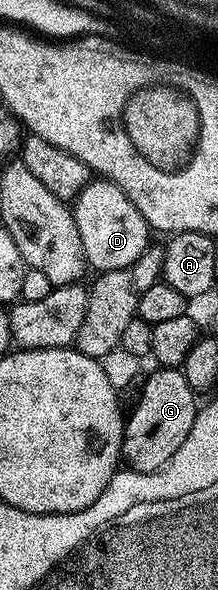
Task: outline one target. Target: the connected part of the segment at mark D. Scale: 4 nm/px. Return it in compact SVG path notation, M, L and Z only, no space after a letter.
M89 181L85 189L76 196L74 216L78 223L78 235L82 235L84 257L93 270L129 269L150 244L150 230L146 219L113 181Z

